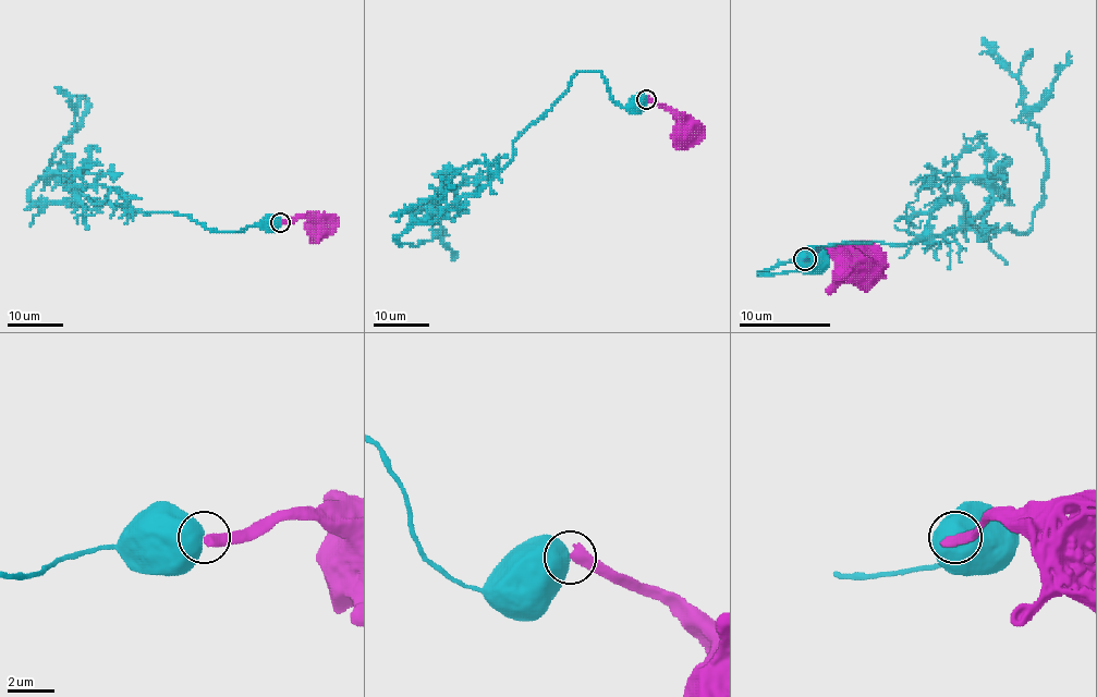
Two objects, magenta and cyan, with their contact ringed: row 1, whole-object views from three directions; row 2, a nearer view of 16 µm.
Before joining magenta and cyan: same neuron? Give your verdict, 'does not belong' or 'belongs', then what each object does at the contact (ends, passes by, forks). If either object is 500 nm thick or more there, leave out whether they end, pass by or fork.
does not belong

